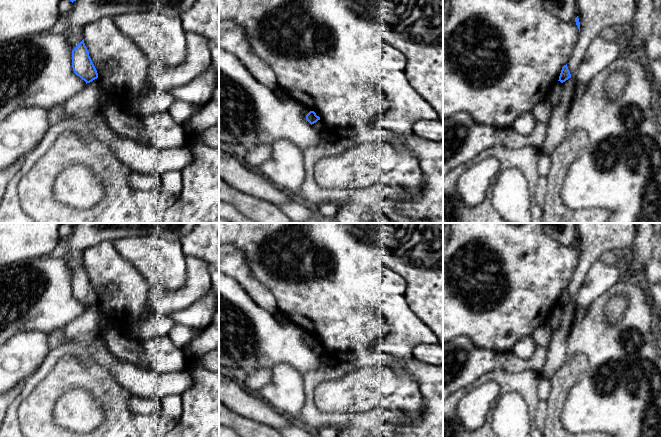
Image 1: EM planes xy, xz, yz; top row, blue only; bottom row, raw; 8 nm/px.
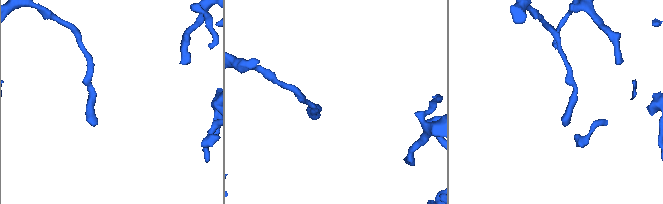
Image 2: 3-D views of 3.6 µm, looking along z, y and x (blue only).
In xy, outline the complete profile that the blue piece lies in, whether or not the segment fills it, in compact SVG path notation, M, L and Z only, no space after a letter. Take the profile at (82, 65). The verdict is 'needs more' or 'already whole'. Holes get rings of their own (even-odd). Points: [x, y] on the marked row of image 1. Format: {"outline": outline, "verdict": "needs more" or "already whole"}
{"outline": "M84 39L72 50L72 68L74 73L86 84L98 78L97 70L89 56Z", "verdict": "already whole"}

